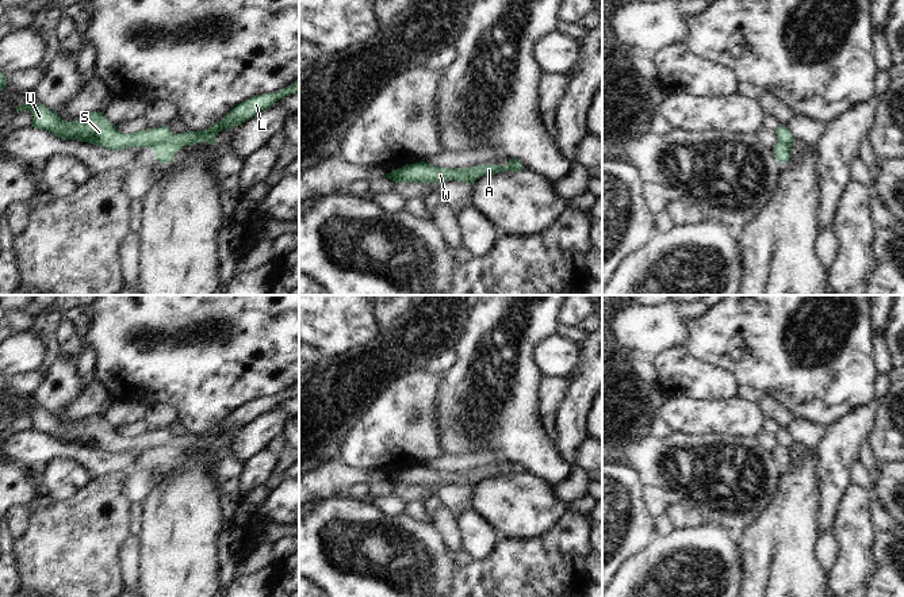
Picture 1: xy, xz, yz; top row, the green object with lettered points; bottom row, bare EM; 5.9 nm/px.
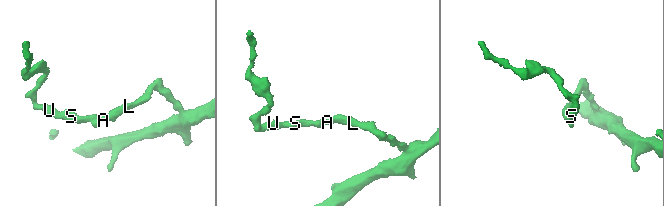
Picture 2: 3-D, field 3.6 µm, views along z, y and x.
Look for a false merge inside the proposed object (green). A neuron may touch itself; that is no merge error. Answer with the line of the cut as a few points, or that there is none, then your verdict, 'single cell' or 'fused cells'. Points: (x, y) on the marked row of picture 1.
no cut | single cell

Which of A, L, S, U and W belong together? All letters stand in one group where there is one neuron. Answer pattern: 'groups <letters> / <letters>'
groups A L S U W

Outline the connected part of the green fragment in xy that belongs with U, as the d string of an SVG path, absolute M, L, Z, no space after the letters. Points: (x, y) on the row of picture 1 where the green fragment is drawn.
M299 80L276 93L264 93L253 96L237 104L221 120L203 131L185 131L173 134L166 126L125 134L110 123L103 112L89 112L77 118L74 122L65 122L46 106L30 100L16 108L16 111L28 111L32 116L35 129L46 130L62 139L80 139L91 145L99 145L111 150L126 149L131 146L152 148L160 162L172 162L175 154L184 146L198 145L203 141L217 142L217 135L222 130L241 126L257 114L275 106L281 97L299 92Z

